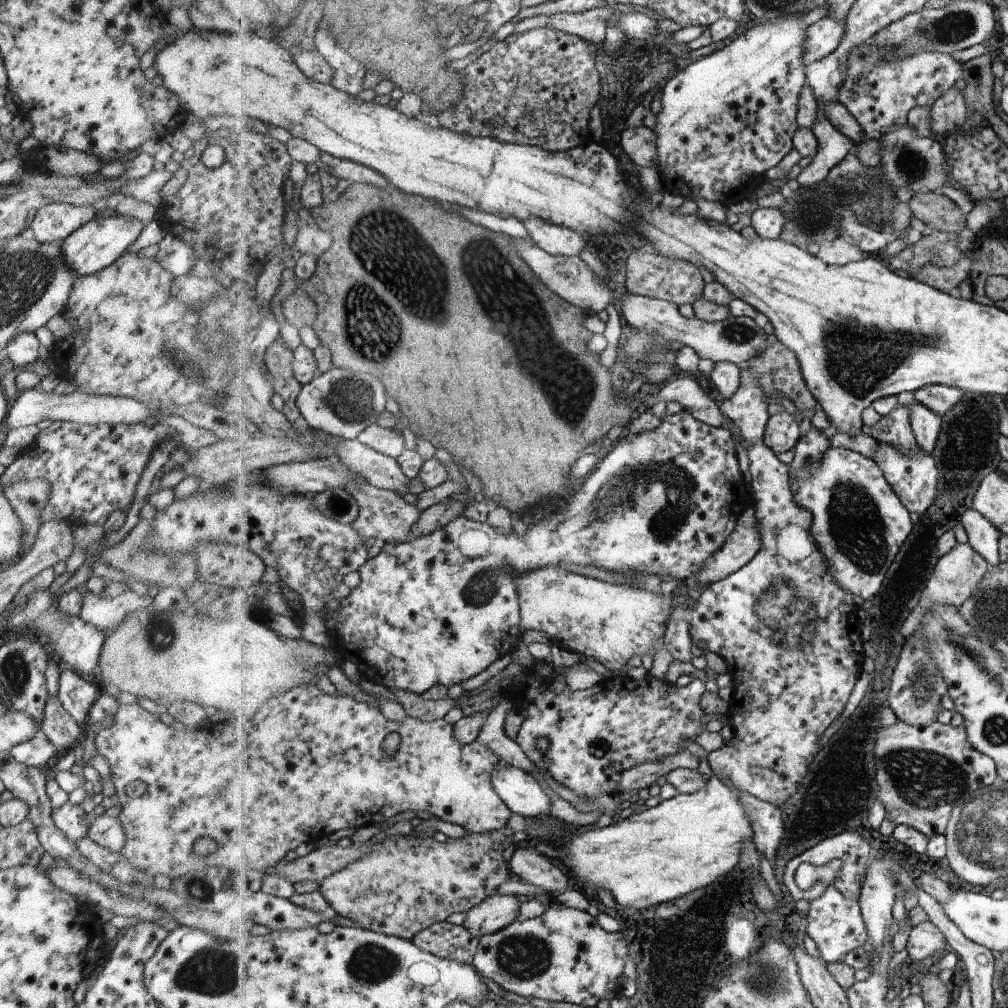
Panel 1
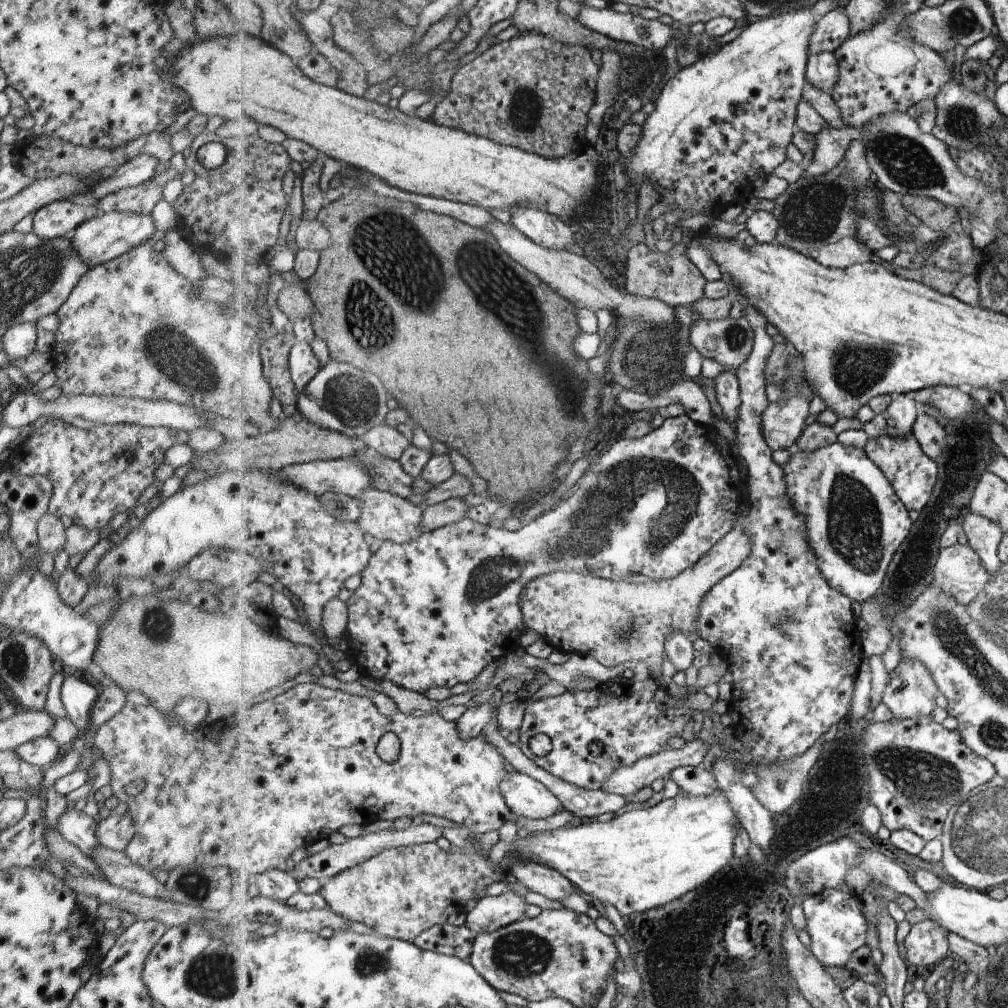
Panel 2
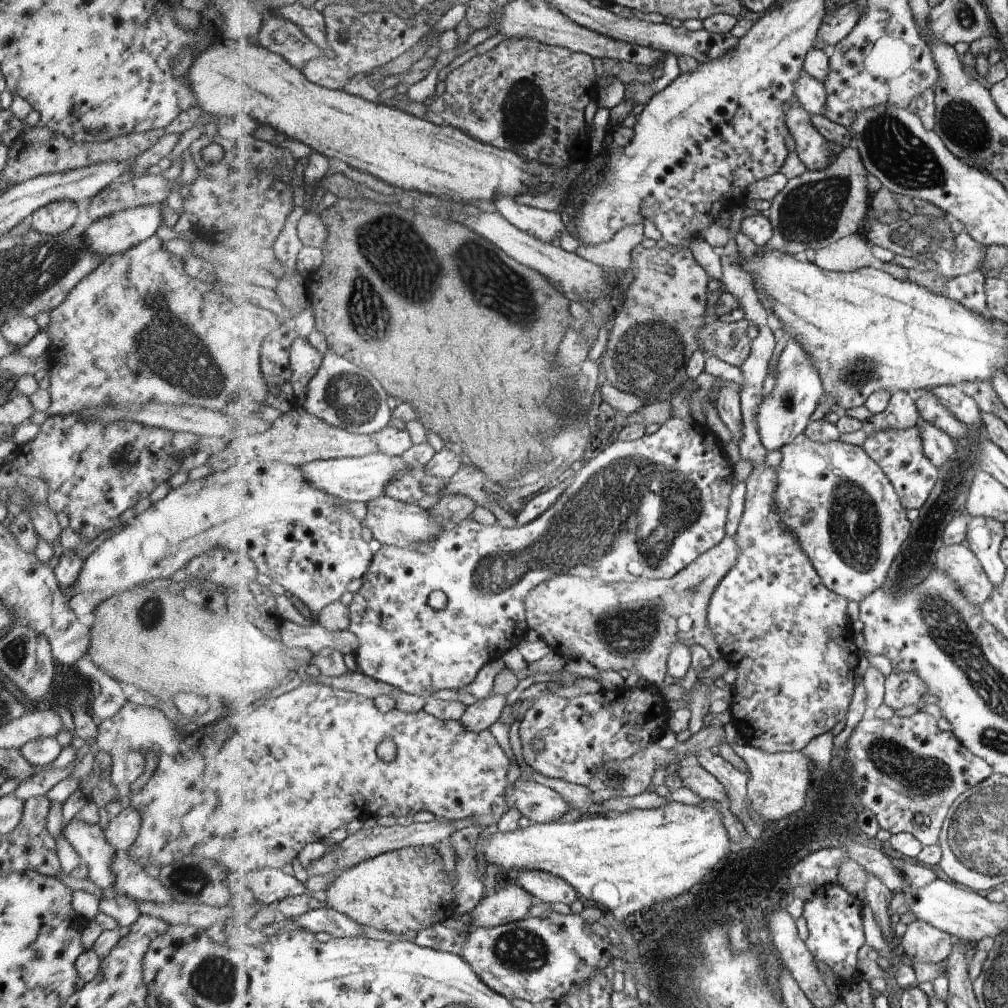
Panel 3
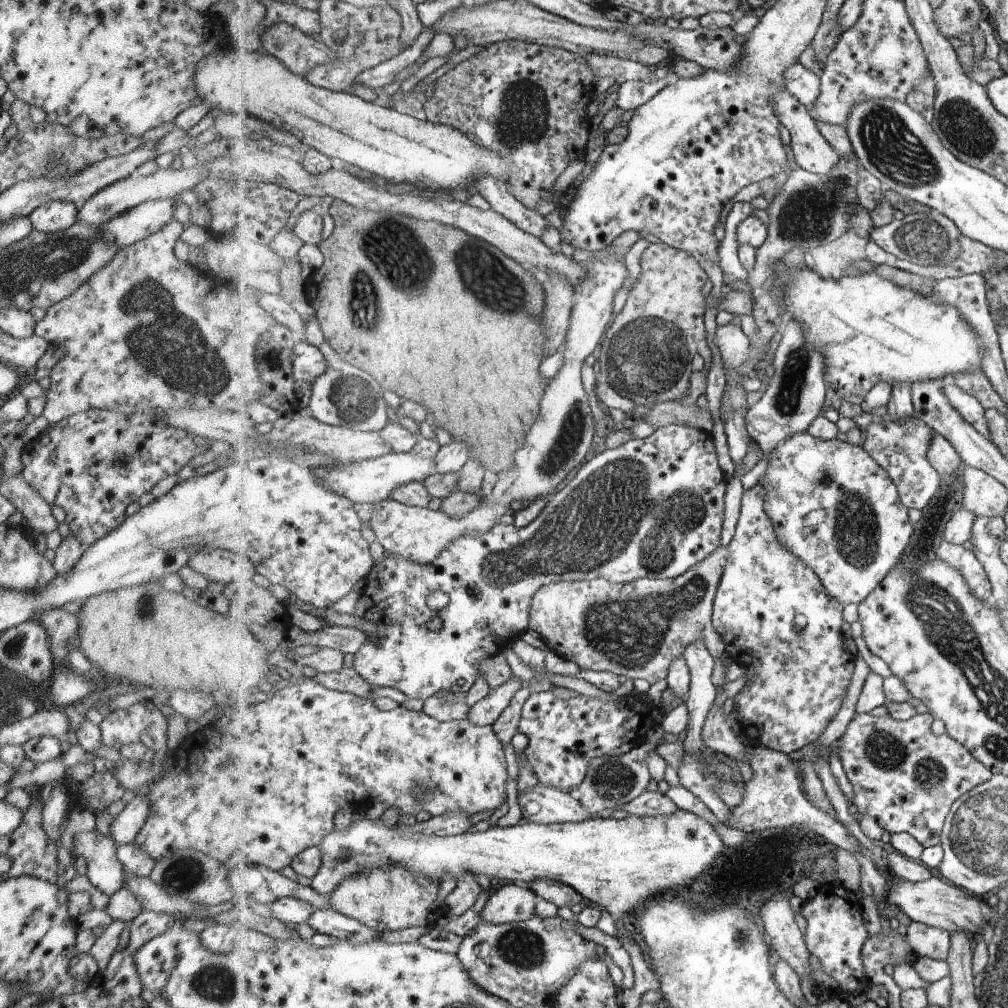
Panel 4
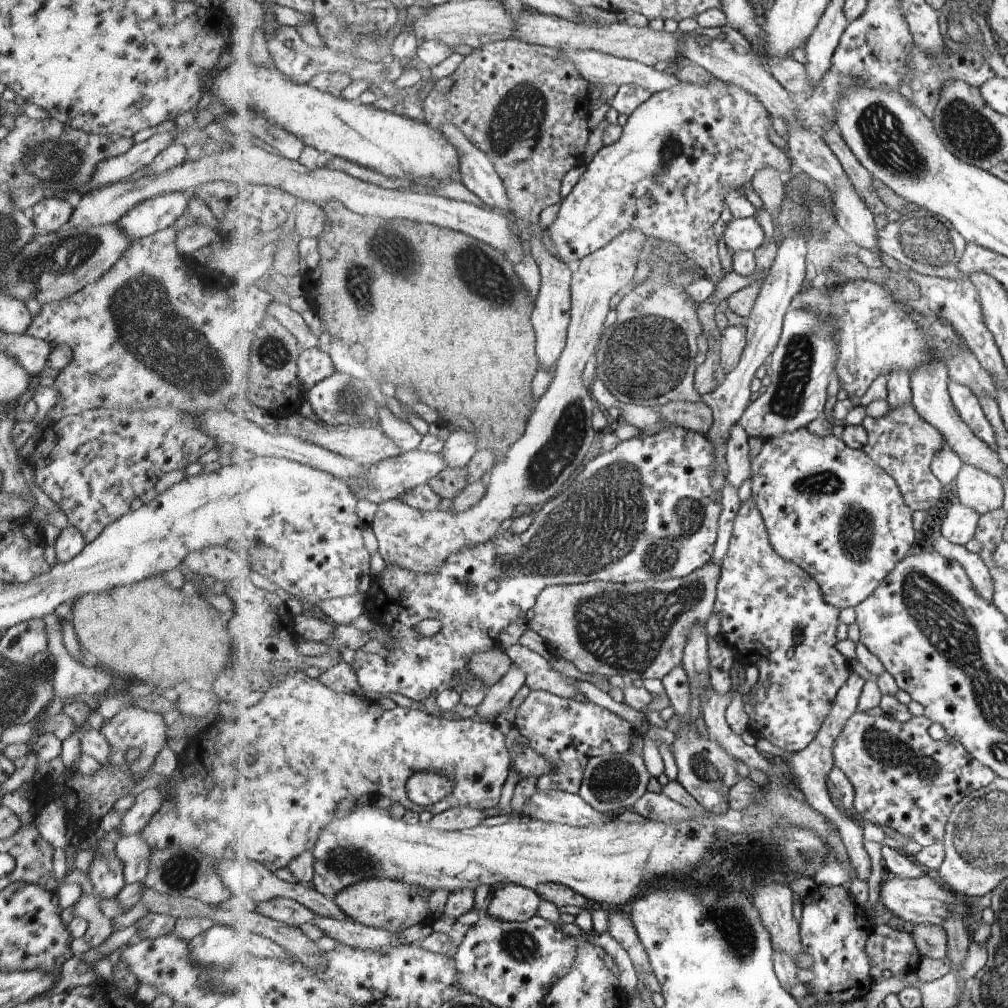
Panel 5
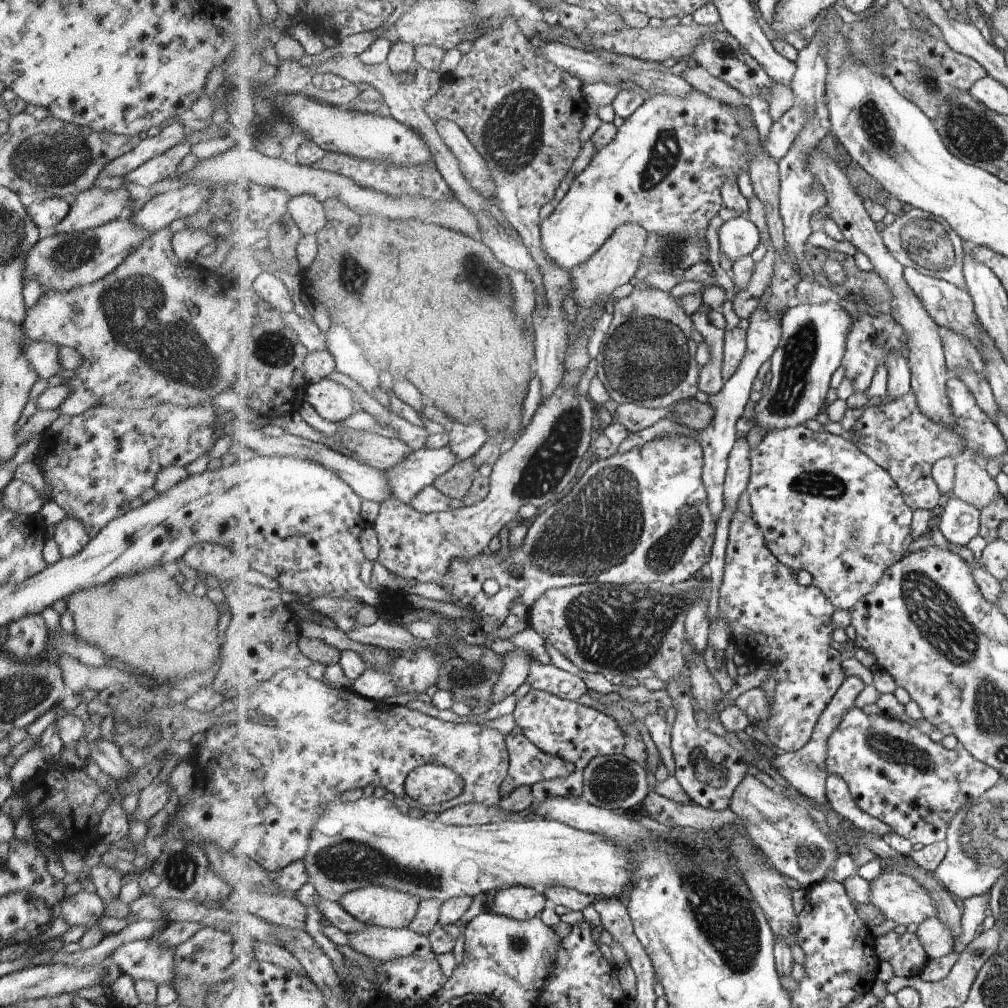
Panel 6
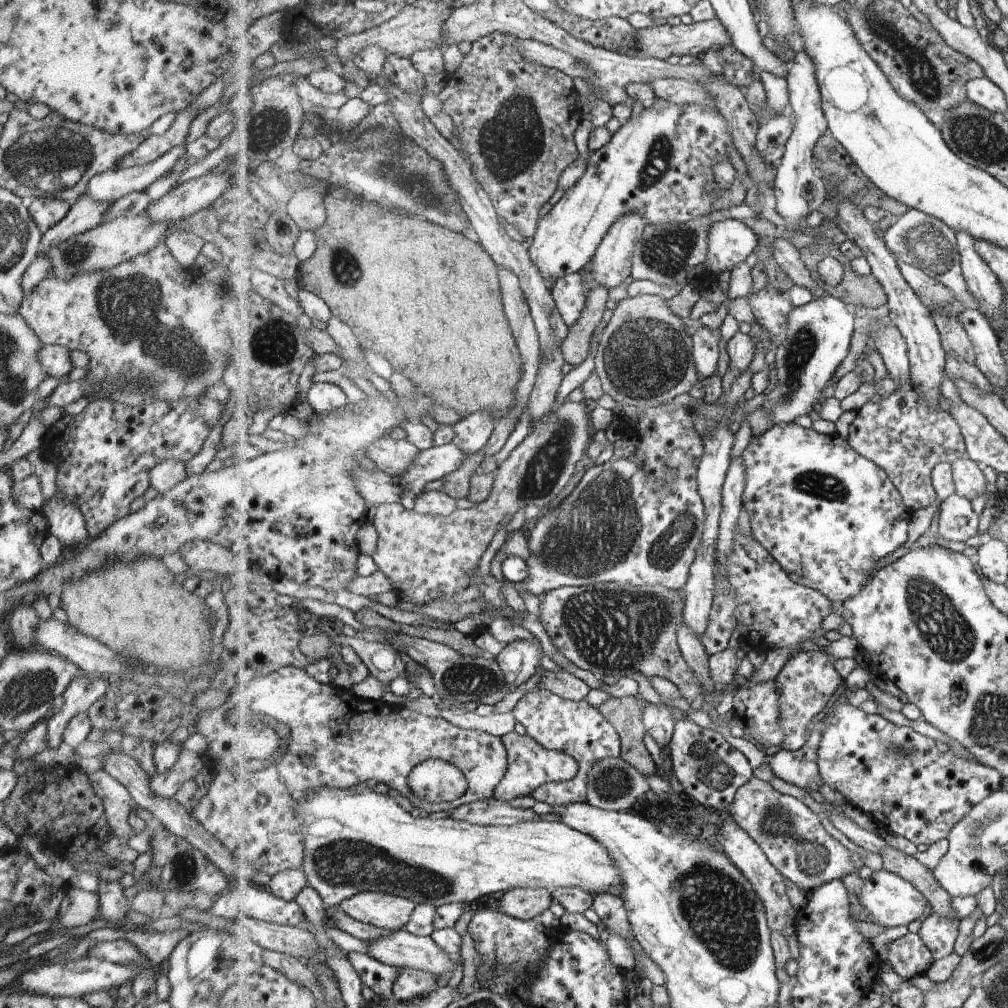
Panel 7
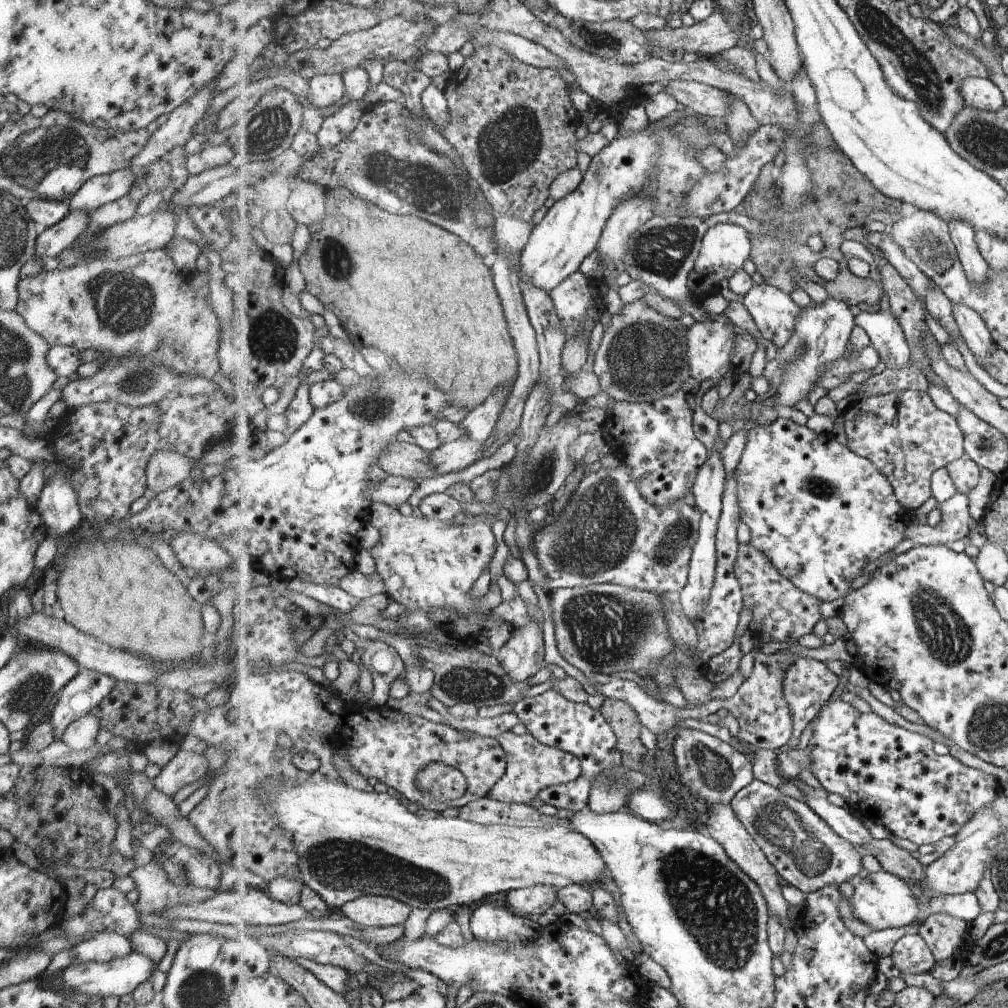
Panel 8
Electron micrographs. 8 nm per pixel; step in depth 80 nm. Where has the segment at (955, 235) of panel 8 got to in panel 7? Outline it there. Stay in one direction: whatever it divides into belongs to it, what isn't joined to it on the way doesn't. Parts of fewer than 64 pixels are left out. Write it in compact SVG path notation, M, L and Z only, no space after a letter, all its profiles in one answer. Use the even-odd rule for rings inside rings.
M965 230L956 231L957 242L962 260L962 272L965 276L969 292L975 300L981 302L979 311L989 320L996 332L1001 332L1005 326L1005 296L1000 278L991 272L989 264L975 250L975 236Z

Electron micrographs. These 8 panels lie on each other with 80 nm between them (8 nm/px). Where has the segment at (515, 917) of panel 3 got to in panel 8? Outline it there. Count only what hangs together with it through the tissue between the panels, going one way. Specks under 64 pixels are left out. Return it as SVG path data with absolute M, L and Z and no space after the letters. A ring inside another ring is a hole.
M544 885L526 887L509 893L506 901L513 913L535 919L539 915L545 915L559 901L558 891Z

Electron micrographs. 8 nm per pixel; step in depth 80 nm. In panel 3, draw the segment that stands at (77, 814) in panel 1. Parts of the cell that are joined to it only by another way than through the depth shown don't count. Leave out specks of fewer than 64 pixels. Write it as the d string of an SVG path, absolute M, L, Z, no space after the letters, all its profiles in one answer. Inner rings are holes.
M73 817L65 824L62 835L80 861L85 863L86 878L105 894L111 893L115 882L111 860L116 851L109 846L98 824L87 824Z

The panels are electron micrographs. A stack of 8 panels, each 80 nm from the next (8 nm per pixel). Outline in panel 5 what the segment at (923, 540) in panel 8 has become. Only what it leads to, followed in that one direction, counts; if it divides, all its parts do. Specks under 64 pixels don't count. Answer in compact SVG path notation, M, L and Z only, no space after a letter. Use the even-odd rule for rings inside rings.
M961 502L953 504L943 520L942 536L957 545L965 545L977 534L981 514Z

